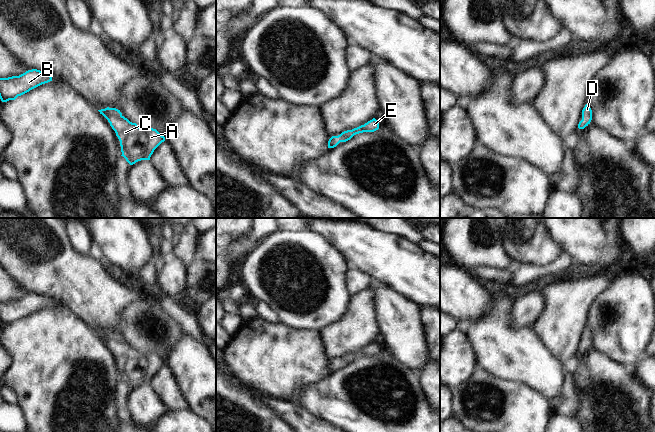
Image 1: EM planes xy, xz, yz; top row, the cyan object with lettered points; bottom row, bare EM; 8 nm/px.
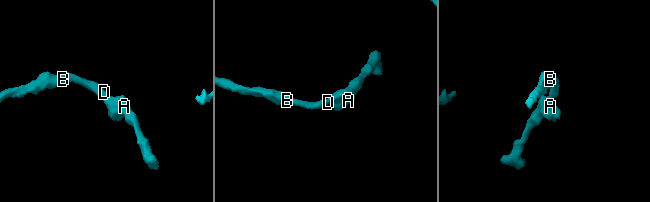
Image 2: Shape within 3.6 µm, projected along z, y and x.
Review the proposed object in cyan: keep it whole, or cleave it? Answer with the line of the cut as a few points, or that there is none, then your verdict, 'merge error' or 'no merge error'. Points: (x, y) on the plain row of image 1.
cut none; no merge error

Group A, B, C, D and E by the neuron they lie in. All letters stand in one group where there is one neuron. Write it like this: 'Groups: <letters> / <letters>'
Groups: A B C D E.

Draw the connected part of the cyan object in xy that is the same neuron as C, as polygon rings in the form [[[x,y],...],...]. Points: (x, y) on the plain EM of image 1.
[[[116,332],[98,334],[110,347],[120,365],[121,376],[126,385],[133,389],[141,384],[150,384],[154,374],[165,365],[156,353],[141,352],[125,342]]]

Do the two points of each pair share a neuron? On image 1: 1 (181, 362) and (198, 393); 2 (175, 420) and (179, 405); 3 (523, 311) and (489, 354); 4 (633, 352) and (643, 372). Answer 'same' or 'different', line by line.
1: same
2: different
3: different
4: different

